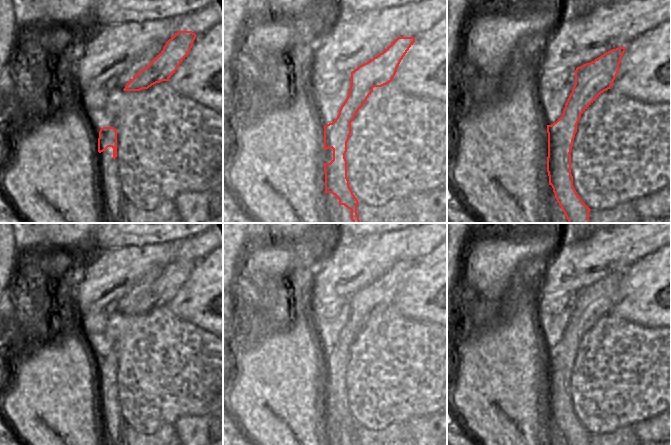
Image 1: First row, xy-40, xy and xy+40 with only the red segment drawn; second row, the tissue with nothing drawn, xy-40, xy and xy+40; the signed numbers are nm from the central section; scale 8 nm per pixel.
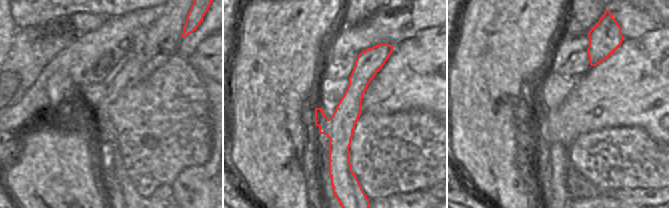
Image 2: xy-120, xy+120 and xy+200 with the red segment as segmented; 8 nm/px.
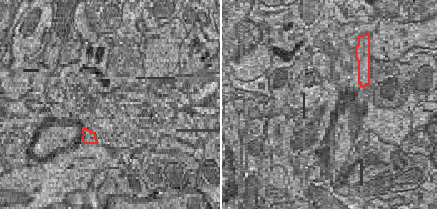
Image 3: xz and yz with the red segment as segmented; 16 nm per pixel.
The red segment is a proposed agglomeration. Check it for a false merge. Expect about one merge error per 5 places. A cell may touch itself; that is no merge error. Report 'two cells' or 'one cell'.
two cells

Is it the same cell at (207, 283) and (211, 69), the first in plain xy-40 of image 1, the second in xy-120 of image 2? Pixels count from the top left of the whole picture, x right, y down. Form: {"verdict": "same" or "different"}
{"verdict": "same"}

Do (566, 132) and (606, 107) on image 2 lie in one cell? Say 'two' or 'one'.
one

